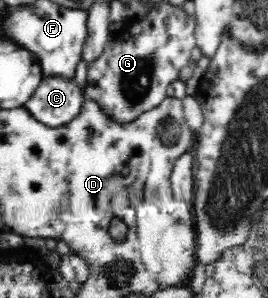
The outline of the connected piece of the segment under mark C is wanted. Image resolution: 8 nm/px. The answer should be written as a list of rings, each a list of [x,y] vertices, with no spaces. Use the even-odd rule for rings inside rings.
[[[49,74],[43,75],[40,85],[36,88],[34,95],[24,104],[24,107],[43,125],[58,128],[68,125],[70,121],[78,118],[85,101],[84,86],[79,85],[74,76],[64,77],[63,74]]]

